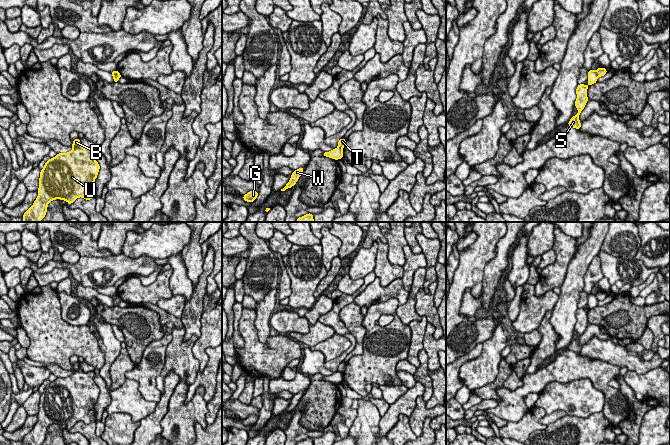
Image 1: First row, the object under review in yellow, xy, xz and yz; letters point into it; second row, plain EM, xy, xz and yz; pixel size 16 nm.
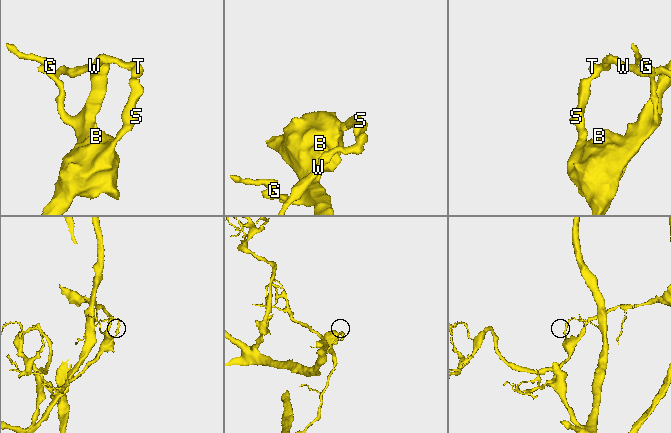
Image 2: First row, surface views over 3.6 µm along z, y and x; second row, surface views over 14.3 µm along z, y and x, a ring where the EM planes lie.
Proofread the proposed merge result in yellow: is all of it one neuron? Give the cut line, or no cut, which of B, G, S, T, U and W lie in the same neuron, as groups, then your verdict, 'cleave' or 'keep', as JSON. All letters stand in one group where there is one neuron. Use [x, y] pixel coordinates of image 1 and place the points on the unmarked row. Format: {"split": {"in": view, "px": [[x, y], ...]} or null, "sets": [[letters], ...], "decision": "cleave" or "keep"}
{"split": {"in": "yz", "px": [[595, 295], [598, 300]]}, "sets": [["B", "G", "S", "T", "U"], ["W"]], "decision": "cleave"}

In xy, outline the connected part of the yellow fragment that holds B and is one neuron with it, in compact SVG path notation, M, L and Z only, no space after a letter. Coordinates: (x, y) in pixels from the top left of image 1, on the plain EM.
M80 362L73 364L72 371L70 376L59 377L45 387L40 396L38 421L23 438L23 445L41 445L46 439L48 428L55 423L65 424L71 429L79 421L85 424L96 422L94 405L100 390L94 381L94 371L83 372Z

